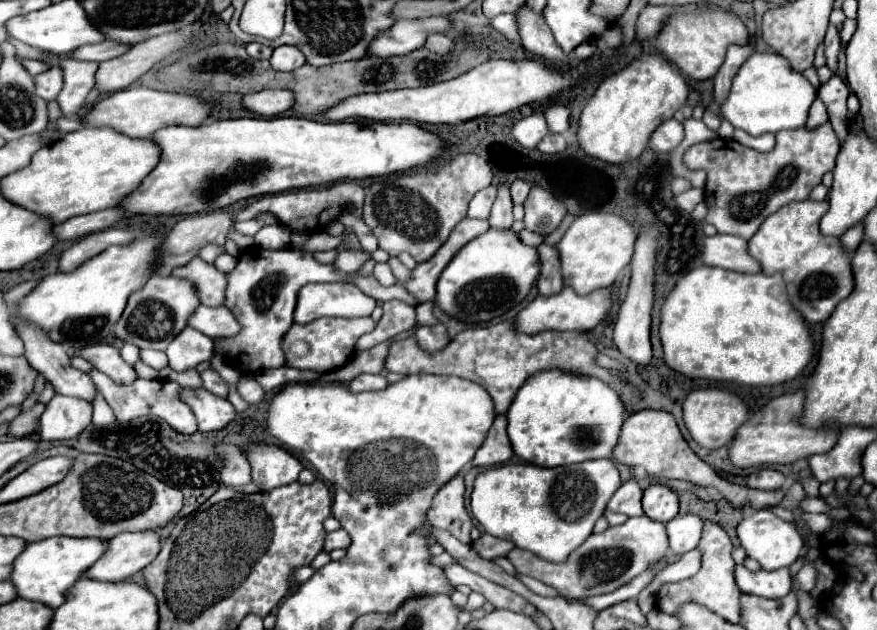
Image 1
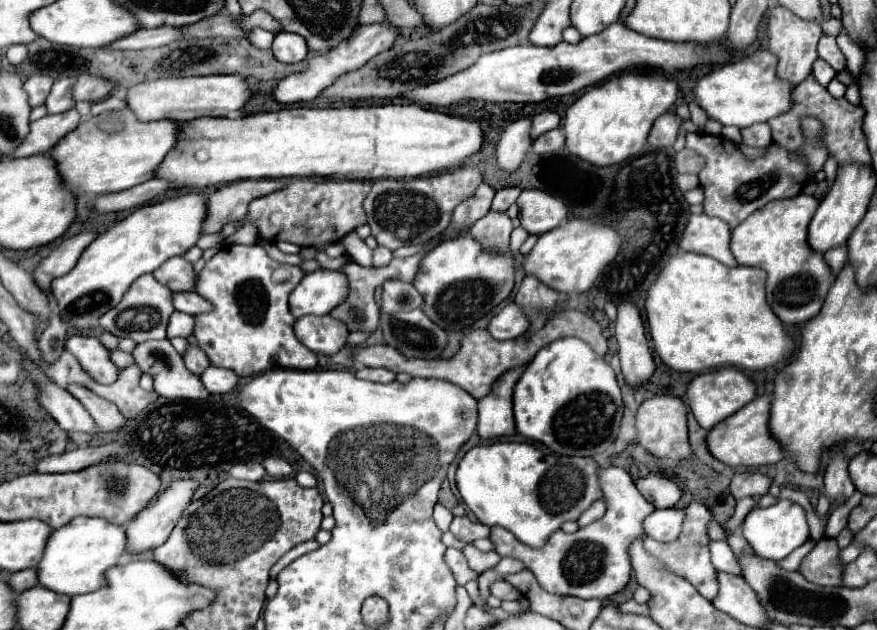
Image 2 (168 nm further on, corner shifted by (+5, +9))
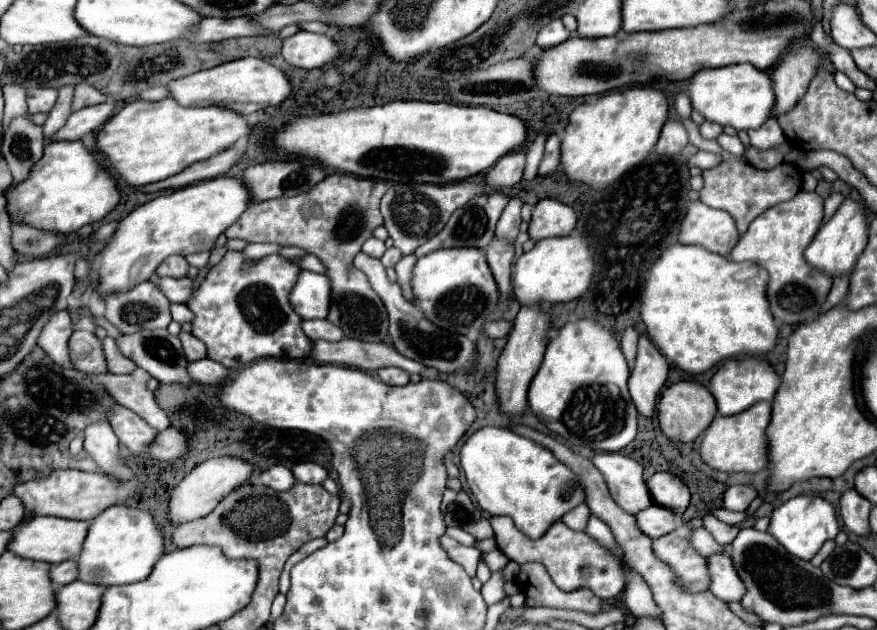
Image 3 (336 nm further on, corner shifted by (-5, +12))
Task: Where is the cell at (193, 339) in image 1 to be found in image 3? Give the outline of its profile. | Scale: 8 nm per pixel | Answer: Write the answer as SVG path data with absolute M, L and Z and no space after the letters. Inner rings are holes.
M182 303L170 305L170 313L172 313L172 319L178 323L186 323L186 321L190 323L192 321L192 311L188 311L188 307Z

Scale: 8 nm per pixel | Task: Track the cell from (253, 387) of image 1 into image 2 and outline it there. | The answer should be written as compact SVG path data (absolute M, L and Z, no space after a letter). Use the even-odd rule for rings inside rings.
M210 366L208 370L204 370L204 374L200 376L200 380L204 382L204 386L212 392L212 394L226 394L226 392L232 392L238 382L240 382L240 376L226 370L226 368L216 368L216 366Z

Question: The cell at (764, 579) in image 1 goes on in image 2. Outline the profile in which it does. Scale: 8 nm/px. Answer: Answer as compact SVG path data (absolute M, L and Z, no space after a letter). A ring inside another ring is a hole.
M722 540L710 542L710 554L712 554L712 564L718 572L742 576L742 568L738 566L738 560L736 560L734 552L730 550L728 542L722 542Z

